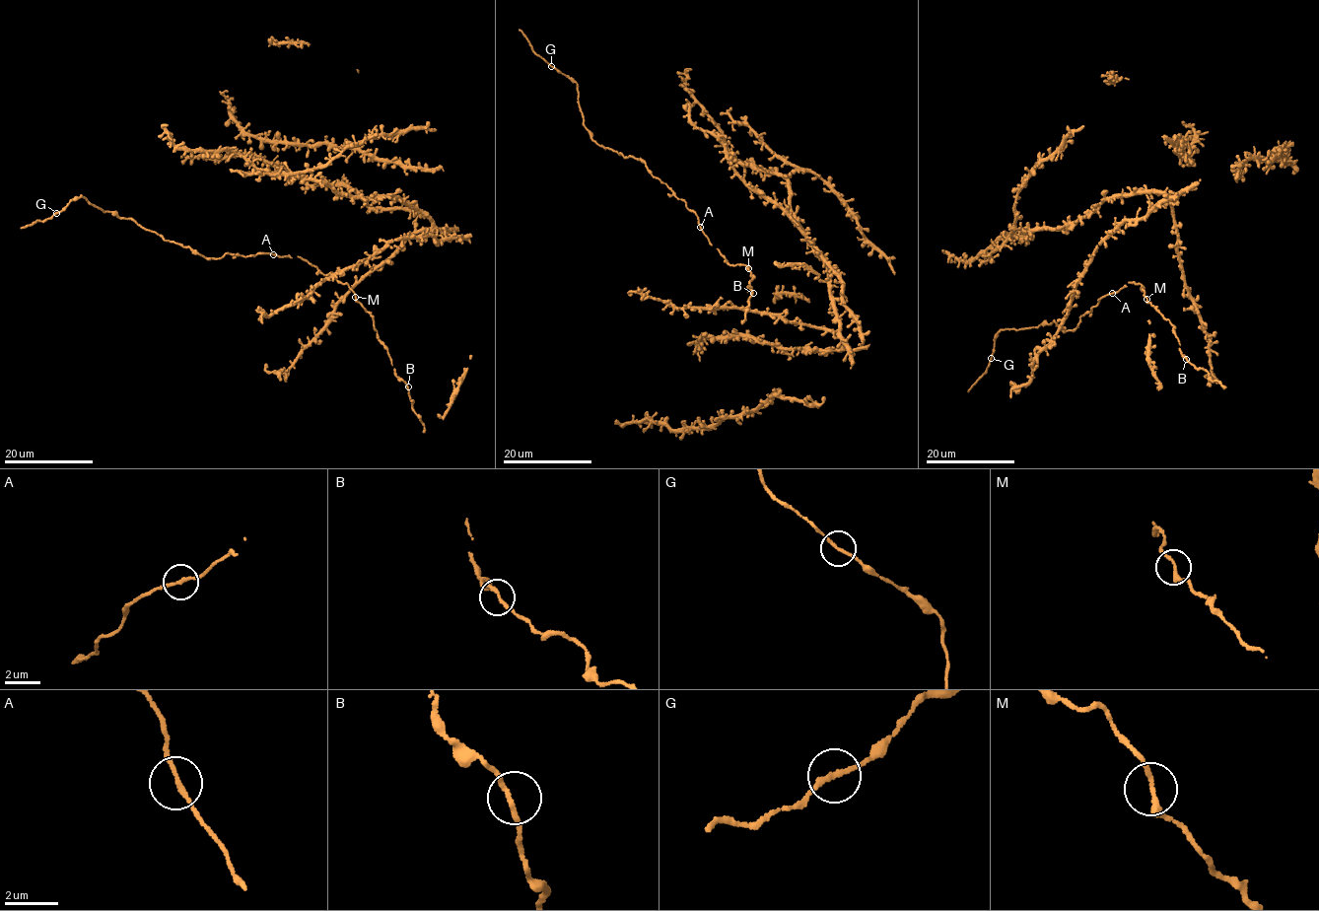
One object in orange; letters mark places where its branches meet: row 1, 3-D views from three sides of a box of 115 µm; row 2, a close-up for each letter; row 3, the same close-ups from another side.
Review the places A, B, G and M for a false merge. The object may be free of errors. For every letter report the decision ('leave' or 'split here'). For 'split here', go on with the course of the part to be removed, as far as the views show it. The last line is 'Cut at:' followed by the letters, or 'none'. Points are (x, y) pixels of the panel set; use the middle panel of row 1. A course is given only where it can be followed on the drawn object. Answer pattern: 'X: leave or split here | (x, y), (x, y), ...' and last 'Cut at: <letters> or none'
A: leave
B: leave
G: leave
M: leave
Cut at: none

